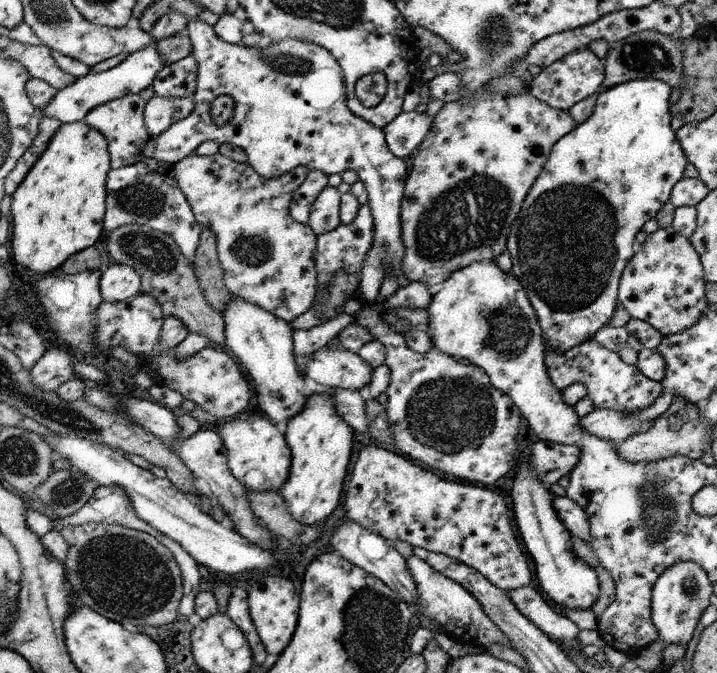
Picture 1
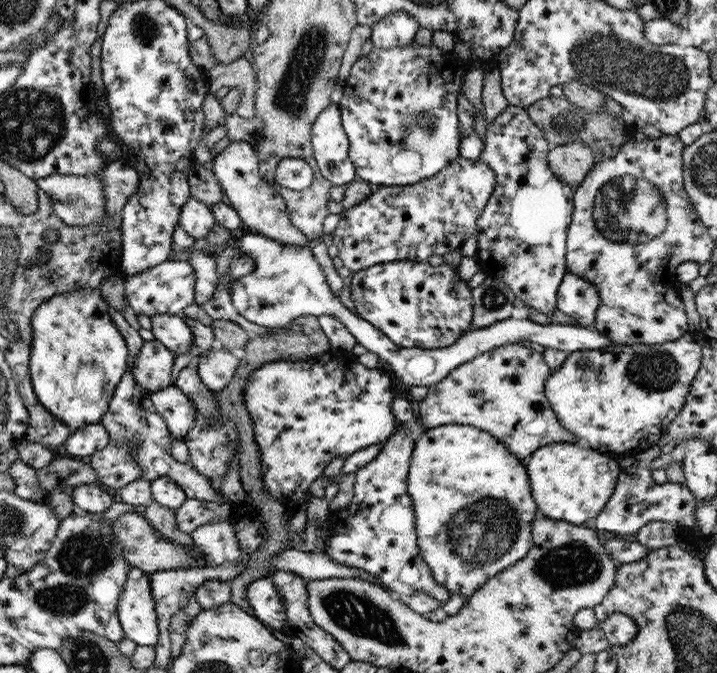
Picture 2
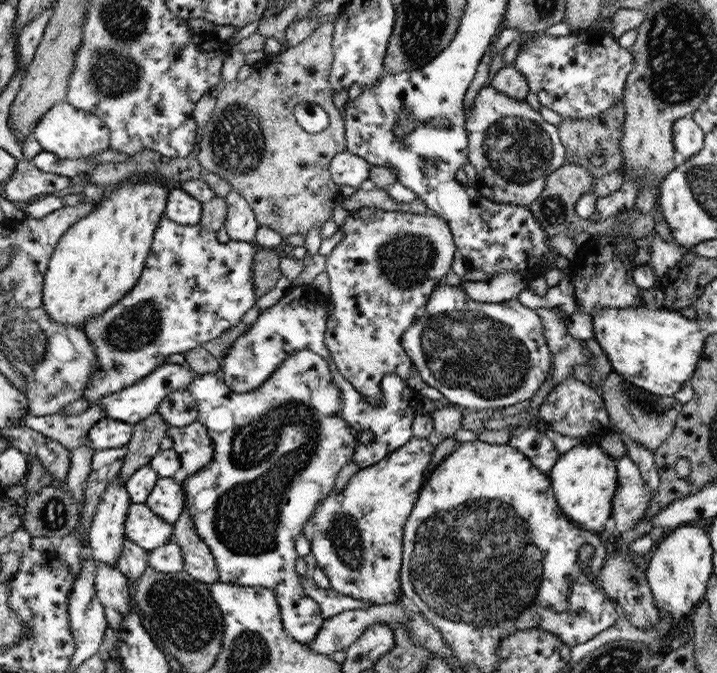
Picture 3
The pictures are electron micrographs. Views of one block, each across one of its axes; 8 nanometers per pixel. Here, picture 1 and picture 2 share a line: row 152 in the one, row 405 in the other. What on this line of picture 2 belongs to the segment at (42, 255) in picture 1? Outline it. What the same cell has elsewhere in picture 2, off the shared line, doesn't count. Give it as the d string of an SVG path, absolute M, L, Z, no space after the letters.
M79 288L56 294L36 309L32 317L33 340L30 356L30 377L36 399L48 412L71 429L100 423L110 408L115 388L130 368L130 350L123 333L111 319L110 307L99 288Z

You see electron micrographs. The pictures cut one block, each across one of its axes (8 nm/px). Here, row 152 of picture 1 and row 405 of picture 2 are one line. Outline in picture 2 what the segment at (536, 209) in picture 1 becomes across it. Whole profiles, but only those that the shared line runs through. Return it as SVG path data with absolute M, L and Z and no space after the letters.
M689 332L678 340L664 344L609 345L598 350L571 352L562 366L548 376L544 383L544 395L562 428L578 438L578 444L605 455L629 459L655 446L667 433L668 426L686 403L691 384L701 366L701 357L701 345L696 343L696 335Z

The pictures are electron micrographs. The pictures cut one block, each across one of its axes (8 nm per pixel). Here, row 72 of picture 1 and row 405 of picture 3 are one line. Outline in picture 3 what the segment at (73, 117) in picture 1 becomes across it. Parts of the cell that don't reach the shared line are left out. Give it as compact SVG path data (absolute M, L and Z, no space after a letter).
M167 362L164 365L160 365L159 368L155 369L155 372L140 380L139 383L124 388L124 391L104 396L104 398L97 400L96 403L90 403L90 406L91 404L98 404L106 411L106 417L135 425L146 417L155 414L158 406L165 402L166 396L170 396L176 390L188 390L189 384L192 383L192 380L196 380L196 376L198 374L194 374L186 364L178 365Z

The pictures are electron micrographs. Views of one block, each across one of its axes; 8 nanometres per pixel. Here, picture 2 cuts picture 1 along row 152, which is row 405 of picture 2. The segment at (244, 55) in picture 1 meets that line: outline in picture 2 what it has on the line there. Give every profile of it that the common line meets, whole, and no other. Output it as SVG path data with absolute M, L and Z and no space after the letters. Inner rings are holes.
M329 349L320 355L314 355L312 358L304 361L288 360L270 362L254 370L254 373L248 378L245 384L243 398L246 410L248 410L248 414L250 414L253 422L255 441L259 446L262 484L264 484L265 493L273 496L282 504L284 504L283 502L299 502L302 505L305 502L308 505L313 497L310 491L308 491L308 488L324 473L326 466L332 462L331 460L333 458L341 454L350 456L361 448L384 442L395 431L397 420L394 414L392 414L392 401L396 398L396 390L394 388L395 386L392 386L392 380L380 372L380 370L369 370L362 364L359 364L356 356L351 351L342 351L341 349ZM174 384L151 394L152 404L166 423L171 436L183 439L192 428L196 408L192 400Z

